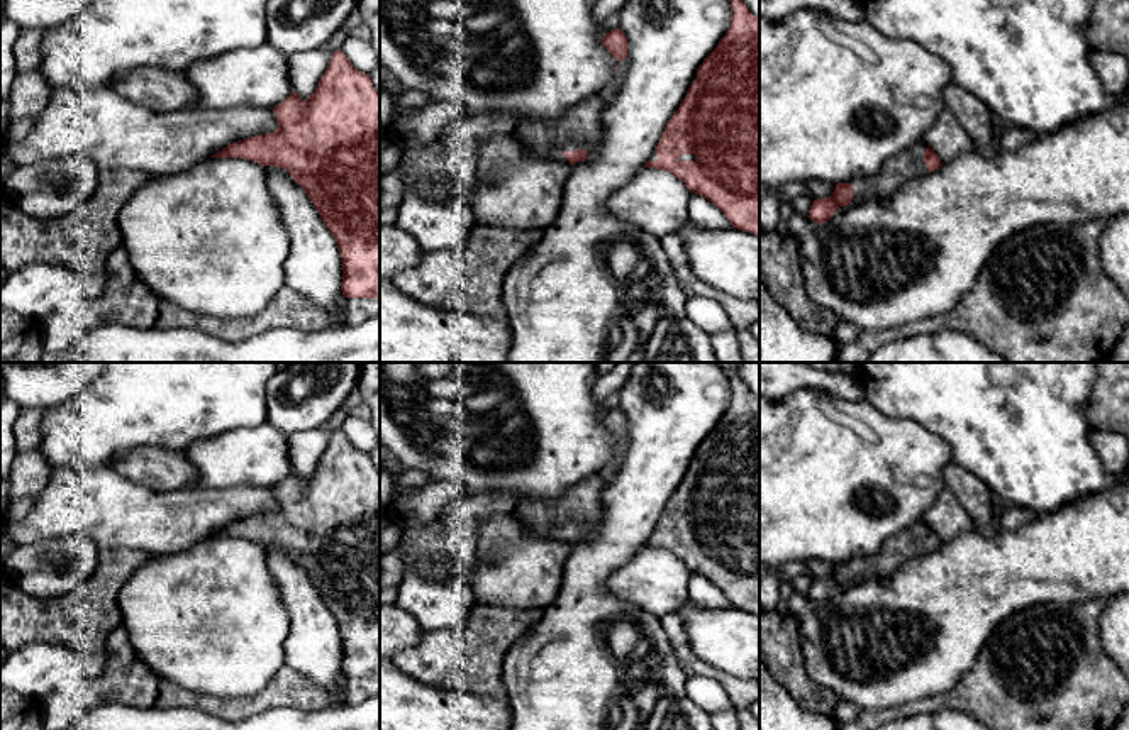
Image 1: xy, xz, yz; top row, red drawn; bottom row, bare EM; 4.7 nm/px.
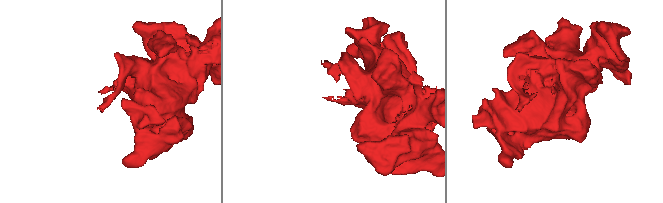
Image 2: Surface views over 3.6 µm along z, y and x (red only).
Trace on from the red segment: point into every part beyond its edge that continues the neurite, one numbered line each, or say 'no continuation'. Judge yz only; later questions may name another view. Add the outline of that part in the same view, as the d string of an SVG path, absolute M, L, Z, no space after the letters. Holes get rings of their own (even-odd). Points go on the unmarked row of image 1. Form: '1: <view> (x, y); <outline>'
1: yz (909, 542); M924 520L912 523L910 527L900 530L880 547L880 550L866 559L856 559L853 562L853 583L865 579L887 579L902 564L912 561L914 557L929 554L924 542L926 532Z

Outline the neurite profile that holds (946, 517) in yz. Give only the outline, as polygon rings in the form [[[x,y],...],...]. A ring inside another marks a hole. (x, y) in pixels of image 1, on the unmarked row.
[[[943,488],[924,515],[924,523],[931,527],[941,544],[954,540],[959,534],[975,530],[975,523],[959,500],[949,488]]]

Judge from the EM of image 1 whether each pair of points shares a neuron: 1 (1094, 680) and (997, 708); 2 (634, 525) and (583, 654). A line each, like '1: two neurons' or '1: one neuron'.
1: one neuron
2: one neuron

